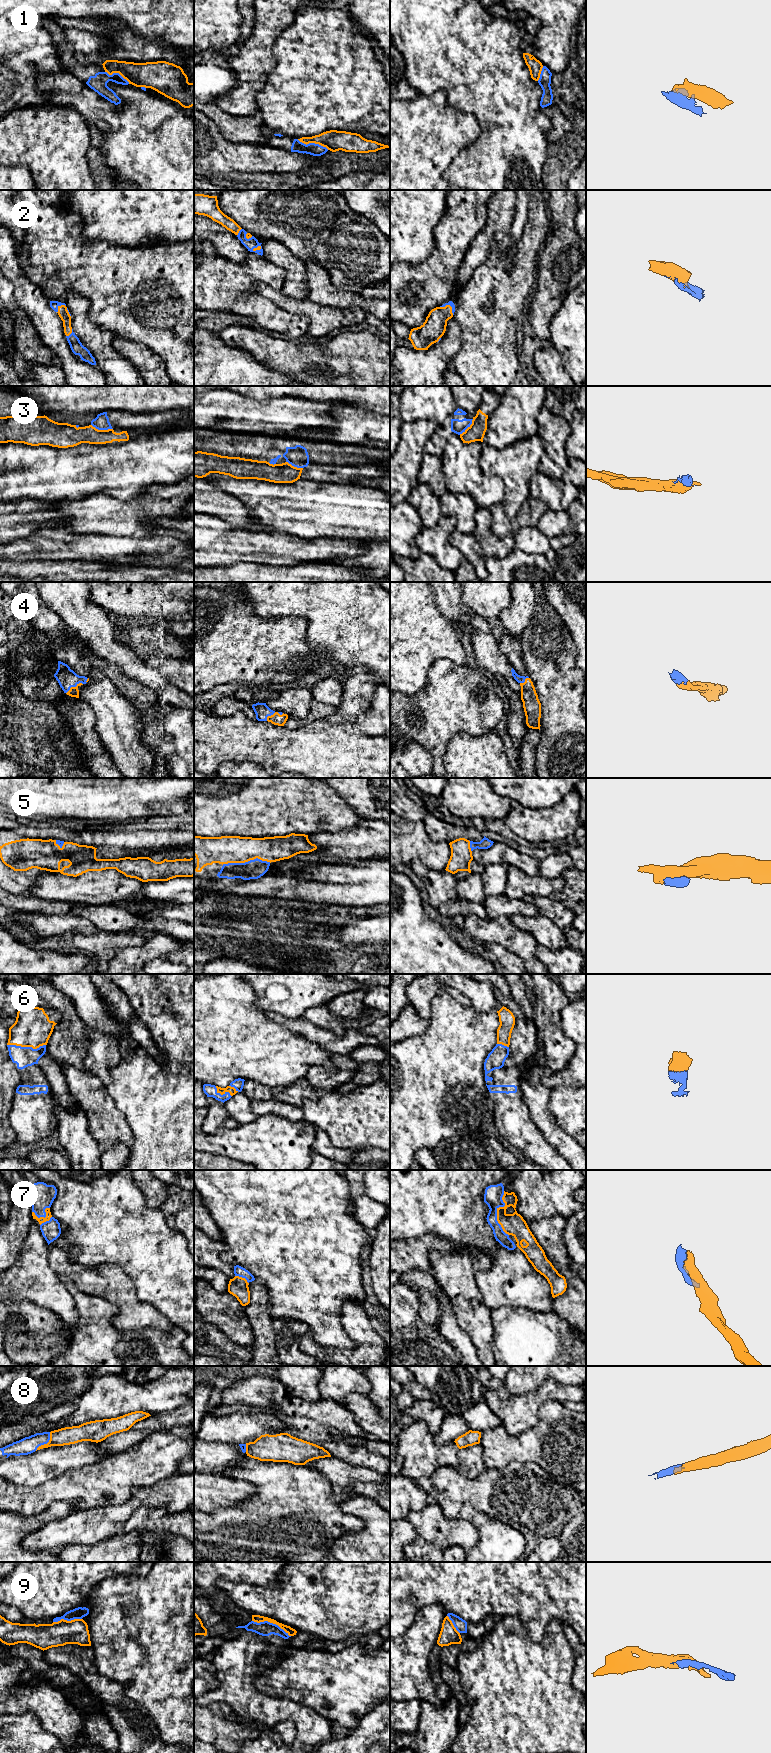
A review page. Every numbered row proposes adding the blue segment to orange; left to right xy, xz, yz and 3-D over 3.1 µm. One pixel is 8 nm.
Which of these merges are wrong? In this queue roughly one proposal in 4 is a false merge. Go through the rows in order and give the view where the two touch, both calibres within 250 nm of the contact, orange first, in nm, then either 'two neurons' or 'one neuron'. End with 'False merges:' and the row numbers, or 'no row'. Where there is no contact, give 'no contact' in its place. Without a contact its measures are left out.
1: contact in xz; calibres 170 and 100 nm; two neurons
2: contact in yz; calibres 190 and 40 nm; one neuron
3: contact in xy; calibres 160 and 120 nm; two neurons
4: contact in xy; calibres 80 and 160 nm; one neuron
5: contact in xz; calibres 220 and 160 nm; one neuron
6: contact in xy; calibres 300 and 160 nm; one neuron
7: contact in yz; calibres 180 and 150 nm; one neuron
8: contact in xy; calibres 140 and 140 nm; one neuron
9: contact in xz; calibres 60 and 120 nm; two neurons
False merges: 1, 3, 9

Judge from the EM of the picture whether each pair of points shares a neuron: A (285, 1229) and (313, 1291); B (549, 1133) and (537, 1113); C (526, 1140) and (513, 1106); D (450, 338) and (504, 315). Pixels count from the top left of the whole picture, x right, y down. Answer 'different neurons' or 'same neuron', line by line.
A: same neuron
B: same neuron
C: same neuron
D: different neurons

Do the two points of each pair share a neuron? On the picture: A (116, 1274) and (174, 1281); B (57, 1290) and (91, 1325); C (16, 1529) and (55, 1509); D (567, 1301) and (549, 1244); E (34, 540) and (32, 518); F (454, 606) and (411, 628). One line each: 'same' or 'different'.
A: different
B: different
C: same
D: same
E: different
F: different

